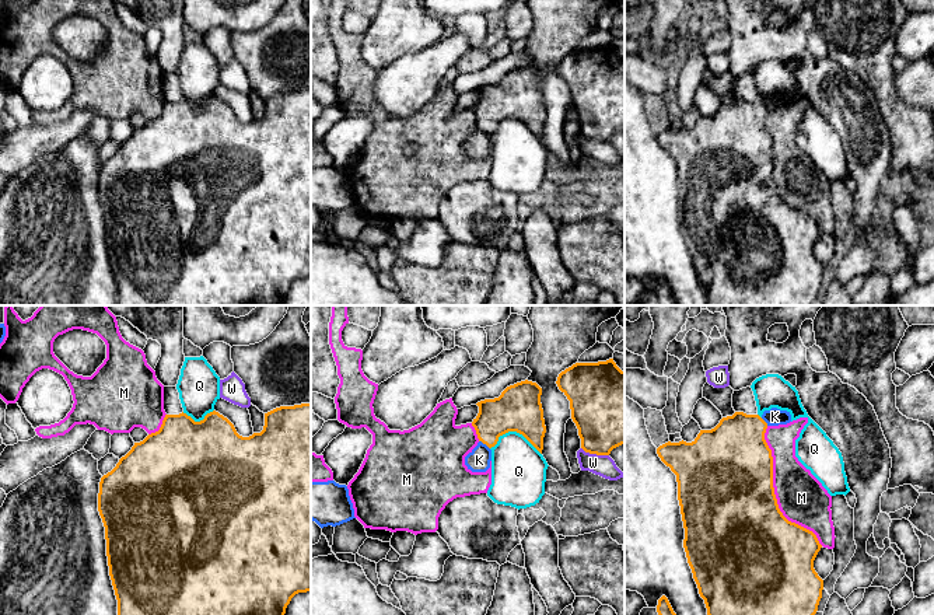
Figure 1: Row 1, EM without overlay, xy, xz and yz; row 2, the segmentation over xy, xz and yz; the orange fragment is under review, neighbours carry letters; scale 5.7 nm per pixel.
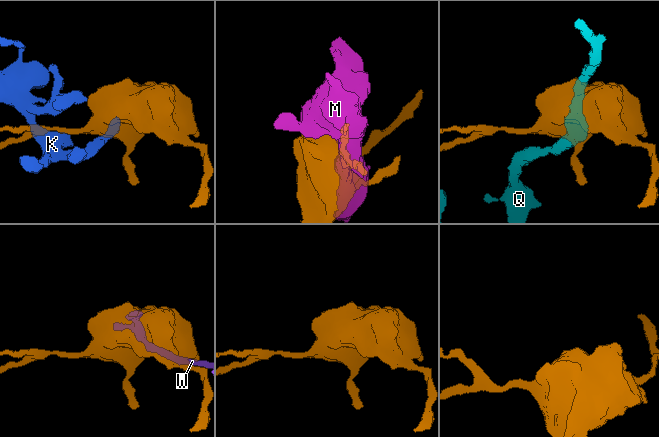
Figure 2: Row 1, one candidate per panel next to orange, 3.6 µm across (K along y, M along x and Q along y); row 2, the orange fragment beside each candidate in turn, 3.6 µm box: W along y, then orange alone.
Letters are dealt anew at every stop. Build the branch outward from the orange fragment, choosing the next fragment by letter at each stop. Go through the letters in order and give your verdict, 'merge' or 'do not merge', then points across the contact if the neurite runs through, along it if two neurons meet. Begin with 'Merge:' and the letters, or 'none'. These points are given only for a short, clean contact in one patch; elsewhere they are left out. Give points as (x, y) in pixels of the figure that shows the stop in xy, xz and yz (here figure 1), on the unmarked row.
Merge: none
K: do not merge; border xz (479, 126), (489, 135)
M: do not merge
Q: do not merge
W: do not merge

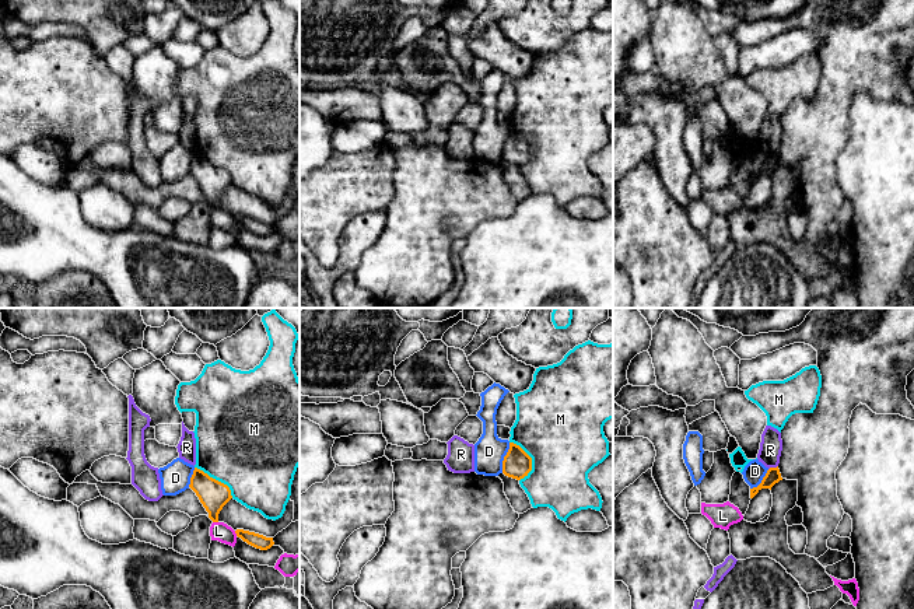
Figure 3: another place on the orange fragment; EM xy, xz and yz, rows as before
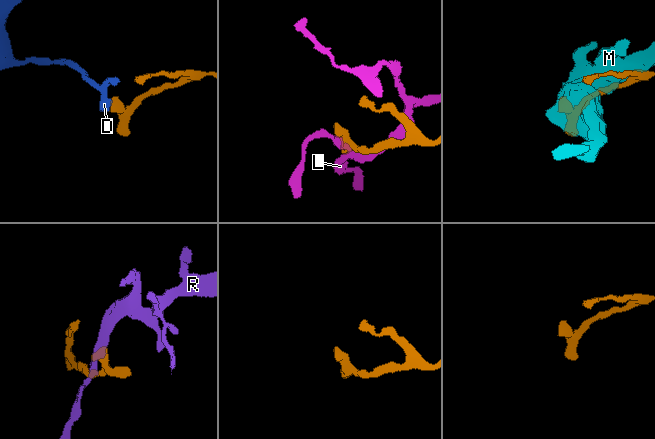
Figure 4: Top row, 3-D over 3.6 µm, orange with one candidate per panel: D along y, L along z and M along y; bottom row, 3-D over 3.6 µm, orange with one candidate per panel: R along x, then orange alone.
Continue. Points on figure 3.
Merge: none
D: do not merge; border xz (510, 129), (501, 158)
L: do not merge
M: do not merge
R: do not merge; border yz (777, 151), (769, 156)

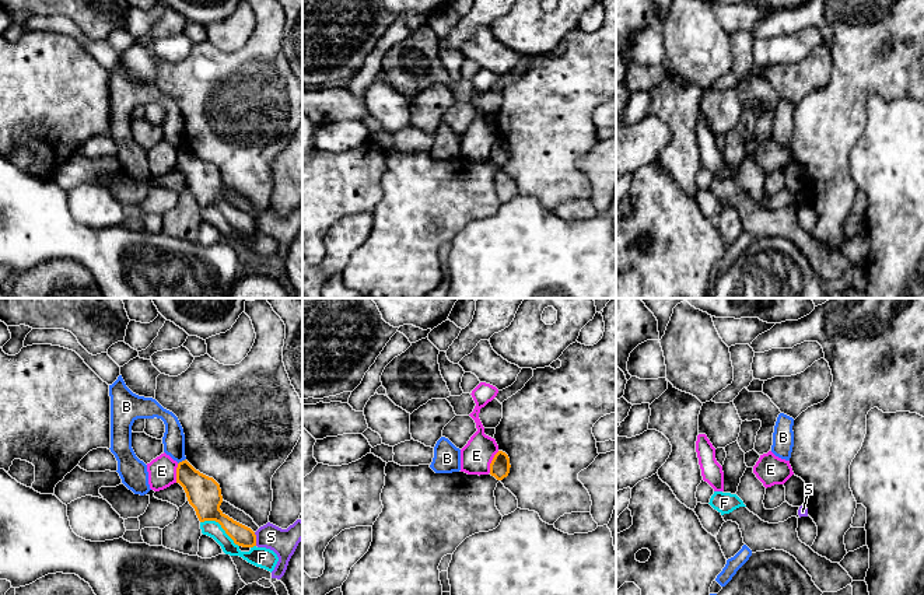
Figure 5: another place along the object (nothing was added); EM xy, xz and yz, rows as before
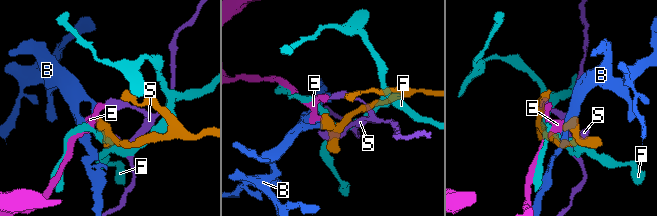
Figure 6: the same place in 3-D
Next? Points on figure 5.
Merge: none
B: do not merge; border xy (185, 144), (178, 150)
E: do not merge; border xz (499, 137), (490, 150), (489, 158)
F: do not merge
S: do not merge

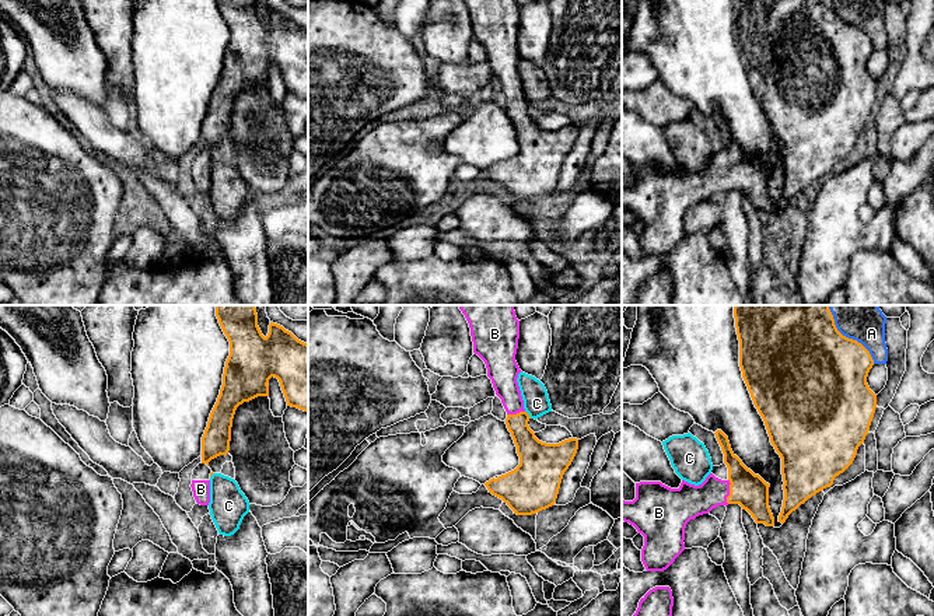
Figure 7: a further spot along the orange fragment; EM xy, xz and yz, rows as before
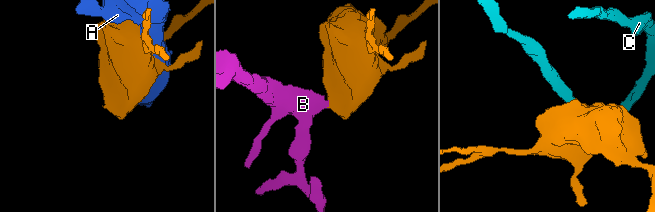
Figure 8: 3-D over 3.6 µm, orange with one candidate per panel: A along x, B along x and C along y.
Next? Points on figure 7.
Merge: B
A: do not merge
B: merge; way yz (751, 178), (730, 178), (713, 178), (688, 188)
C: do not merge; border xz (525, 97), (531, 104)

